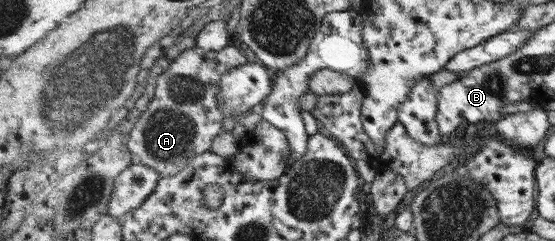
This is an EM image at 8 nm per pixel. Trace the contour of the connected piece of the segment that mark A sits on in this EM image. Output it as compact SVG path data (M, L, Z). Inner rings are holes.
M235 42L219 51L194 46L175 55L168 68L158 76L155 95L132 130L129 148L137 162L154 168L161 178L166 178L178 175L184 168L188 168L196 156L211 151L214 140L223 133L224 128L224 115L221 109L217 108L217 92L220 91L221 76L231 68L248 63L245 52Z

